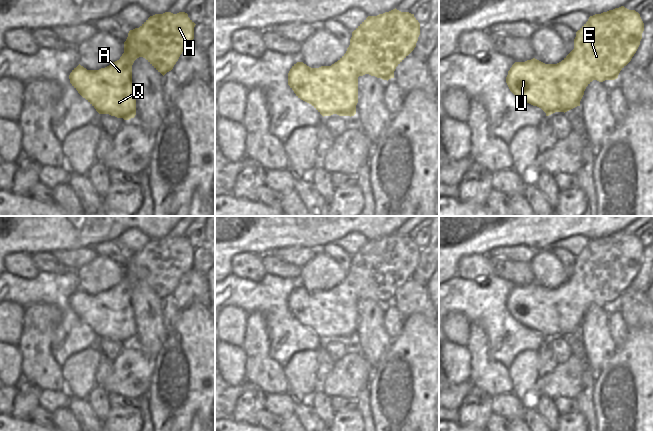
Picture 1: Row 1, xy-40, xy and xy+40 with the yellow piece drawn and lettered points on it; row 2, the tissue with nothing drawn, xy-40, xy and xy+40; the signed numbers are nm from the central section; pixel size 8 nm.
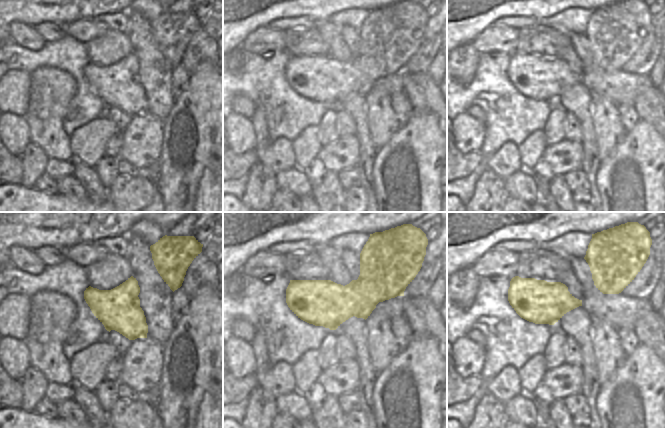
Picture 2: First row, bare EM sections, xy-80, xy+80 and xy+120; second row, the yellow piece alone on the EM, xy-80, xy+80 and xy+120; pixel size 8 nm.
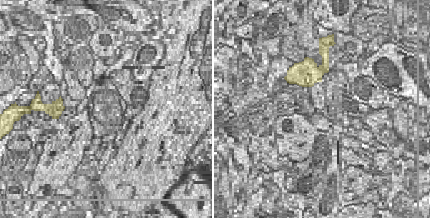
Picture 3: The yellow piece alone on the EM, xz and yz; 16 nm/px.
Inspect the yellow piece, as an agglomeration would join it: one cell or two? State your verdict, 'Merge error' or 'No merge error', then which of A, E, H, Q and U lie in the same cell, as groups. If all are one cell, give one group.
No merge error. Groups: A E H Q U.

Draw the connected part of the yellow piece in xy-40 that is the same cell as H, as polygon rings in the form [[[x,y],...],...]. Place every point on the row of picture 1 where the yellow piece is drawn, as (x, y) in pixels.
[[[165,12],[150,16],[139,28],[129,31],[128,37],[124,42],[124,53],[119,60],[99,70],[87,70],[79,64],[69,75],[70,83],[99,114],[109,114],[117,118],[123,118],[124,120],[134,118],[136,115],[136,95],[132,83],[132,65],[134,61],[139,57],[143,57],[164,76],[173,69],[180,55],[192,45],[195,25],[185,12],[177,14]]]

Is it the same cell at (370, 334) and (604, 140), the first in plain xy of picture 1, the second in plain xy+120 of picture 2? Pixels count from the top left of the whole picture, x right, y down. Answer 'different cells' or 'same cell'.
same cell

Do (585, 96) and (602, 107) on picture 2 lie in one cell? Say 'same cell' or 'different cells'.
different cells

